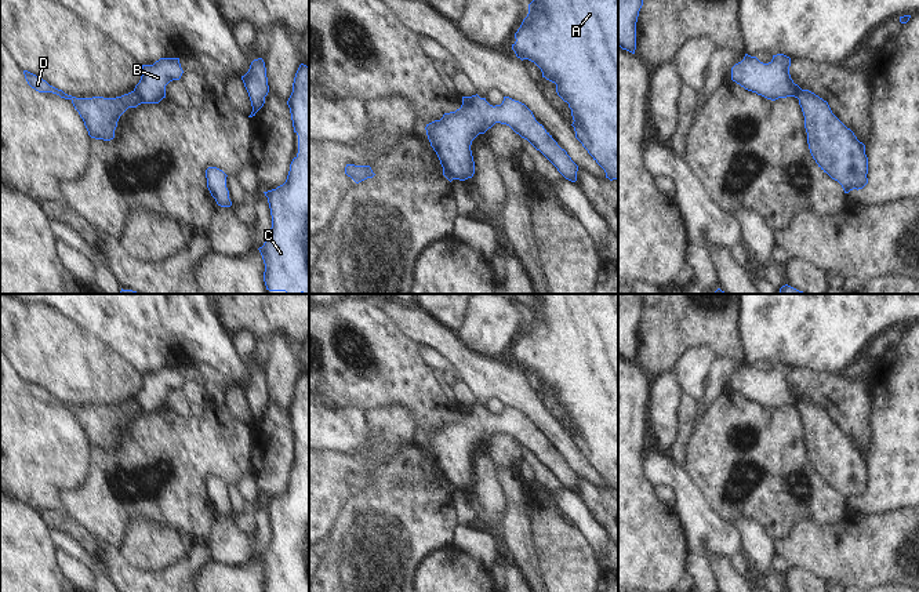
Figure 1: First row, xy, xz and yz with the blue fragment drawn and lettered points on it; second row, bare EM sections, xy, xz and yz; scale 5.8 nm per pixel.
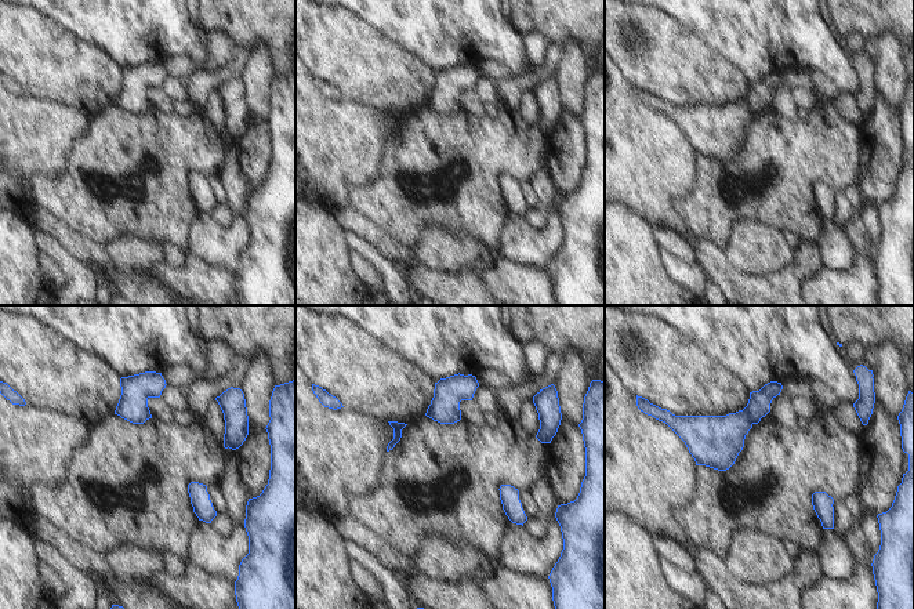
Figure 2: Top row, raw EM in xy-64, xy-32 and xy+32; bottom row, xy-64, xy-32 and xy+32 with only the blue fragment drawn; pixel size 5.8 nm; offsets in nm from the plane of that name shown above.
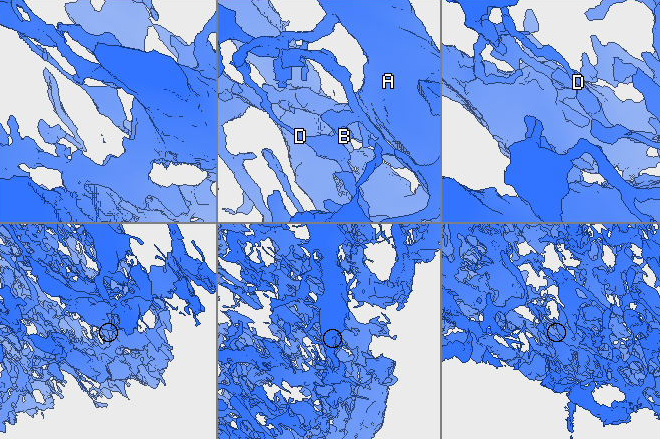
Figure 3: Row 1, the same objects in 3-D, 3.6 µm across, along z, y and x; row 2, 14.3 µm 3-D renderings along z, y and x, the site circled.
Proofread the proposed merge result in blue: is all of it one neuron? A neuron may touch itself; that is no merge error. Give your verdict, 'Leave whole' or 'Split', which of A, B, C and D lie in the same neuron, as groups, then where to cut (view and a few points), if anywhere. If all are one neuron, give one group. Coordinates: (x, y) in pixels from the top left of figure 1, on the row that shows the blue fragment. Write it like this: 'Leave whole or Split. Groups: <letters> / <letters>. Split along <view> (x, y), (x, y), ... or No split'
Split. Groups: A C D / B. Split along xy (134, 90), (142, 102).

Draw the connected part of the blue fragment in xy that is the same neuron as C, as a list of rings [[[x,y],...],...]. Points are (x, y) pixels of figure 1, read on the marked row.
[[[301,63],[293,83],[293,92],[287,101],[294,132],[298,135],[298,153],[290,164],[287,179],[276,189],[264,192],[268,197],[272,228],[259,253],[265,264],[264,282],[269,291],[286,294],[309,294],[309,66]]]

